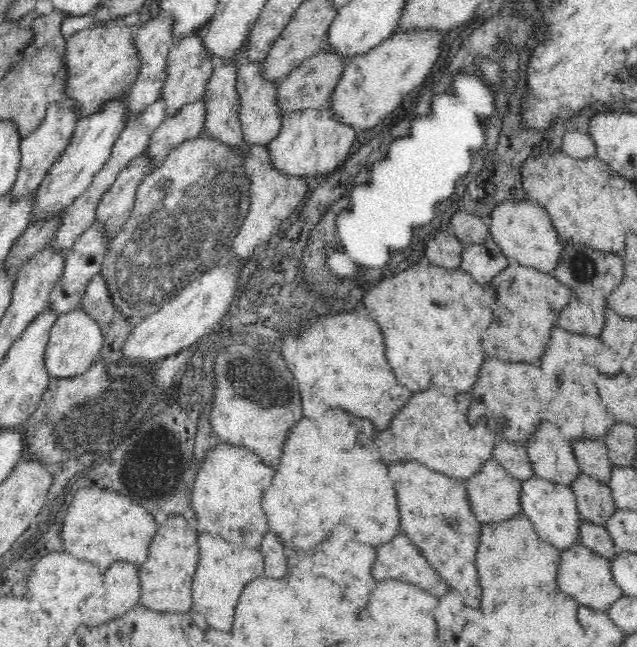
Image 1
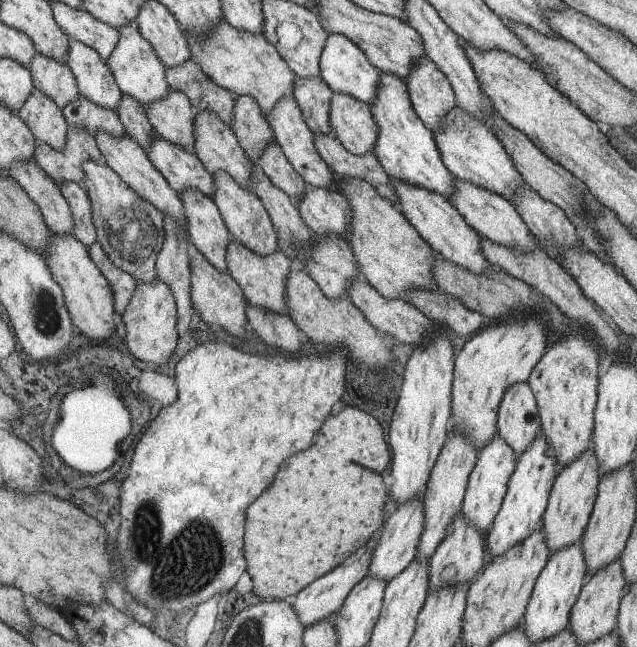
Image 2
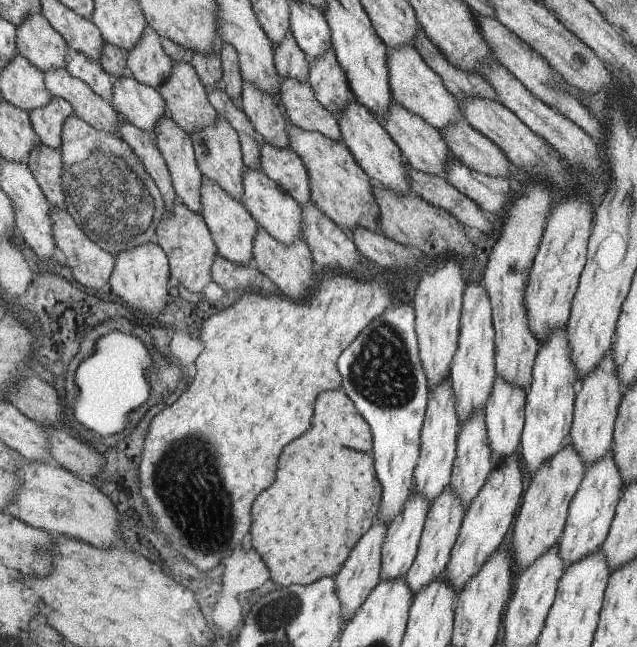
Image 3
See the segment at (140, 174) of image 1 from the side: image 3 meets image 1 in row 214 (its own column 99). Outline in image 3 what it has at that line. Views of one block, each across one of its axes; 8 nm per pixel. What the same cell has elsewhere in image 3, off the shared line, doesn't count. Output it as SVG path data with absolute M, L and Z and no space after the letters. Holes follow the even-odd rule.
M65 66L50 69L46 74L46 85L52 96L60 97L71 103L74 114L86 121L96 130L112 131L118 134L119 112L88 86L86 81L76 78Z

